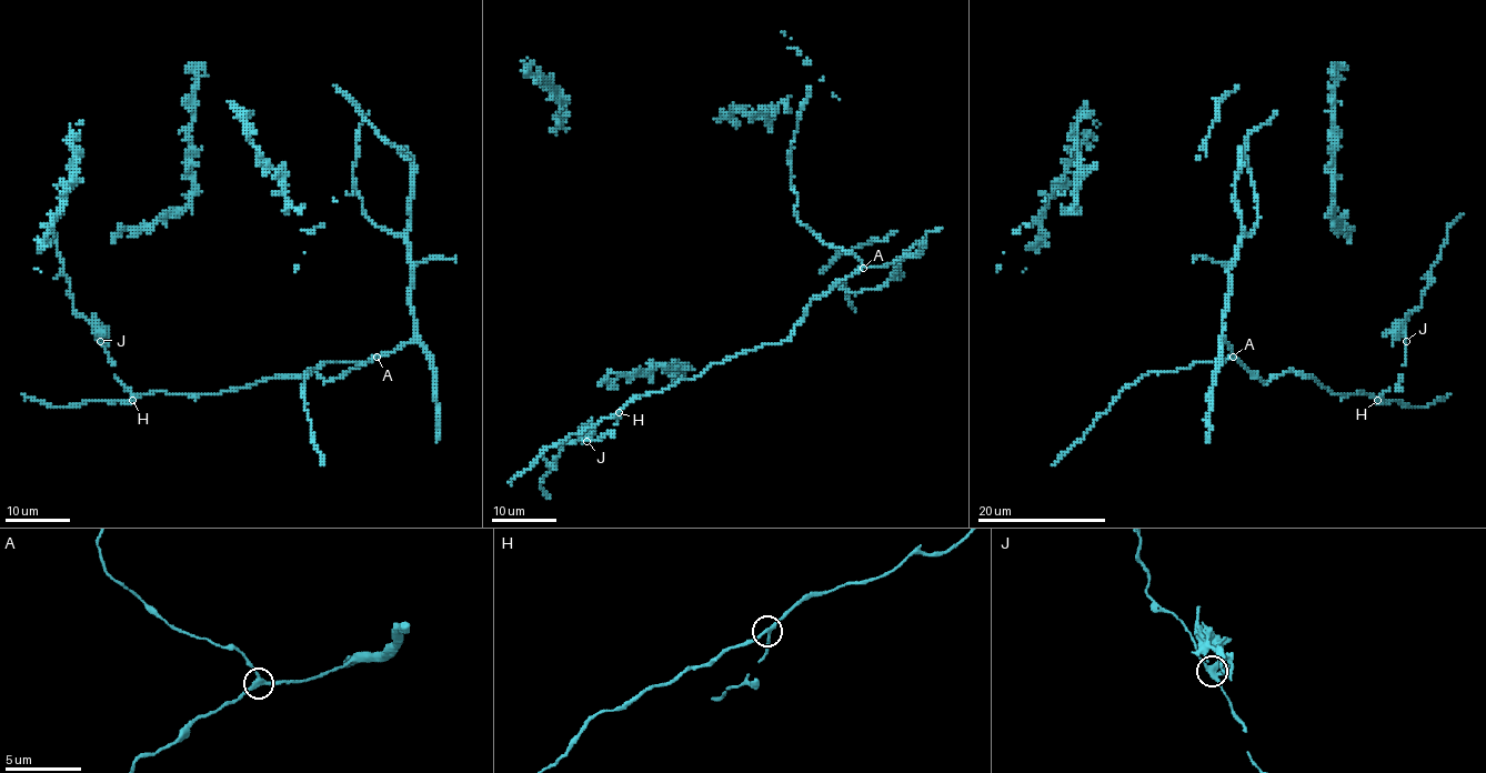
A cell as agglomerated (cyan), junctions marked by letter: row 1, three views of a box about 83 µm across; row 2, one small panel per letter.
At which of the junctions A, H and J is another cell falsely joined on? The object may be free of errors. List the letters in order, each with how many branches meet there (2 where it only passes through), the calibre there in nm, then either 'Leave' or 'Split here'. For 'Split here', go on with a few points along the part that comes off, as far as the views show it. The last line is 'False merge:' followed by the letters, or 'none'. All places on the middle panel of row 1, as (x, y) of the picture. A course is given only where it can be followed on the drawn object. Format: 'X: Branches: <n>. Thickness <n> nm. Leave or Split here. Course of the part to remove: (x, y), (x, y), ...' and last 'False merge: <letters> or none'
A: Branches: 3. Thickness 240 nm. Leave
H: Branches: 3. Thickness 220 nm. Leave
J: Branches: 3. Thickness 240 nm. Split here
False merge: J

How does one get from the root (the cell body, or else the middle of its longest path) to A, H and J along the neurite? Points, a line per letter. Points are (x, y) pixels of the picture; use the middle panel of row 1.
A: (901, 258), (883, 265), (863, 268)
H: (901, 258), (860, 269), (816, 297), (787, 340), (738, 352), (709, 365), (694, 379), (633, 398), (619, 412)
J: (901, 258), (860, 269), (816, 297), (787, 340), (738, 352), (694, 379), (634, 398), (612, 433), (586, 441)

